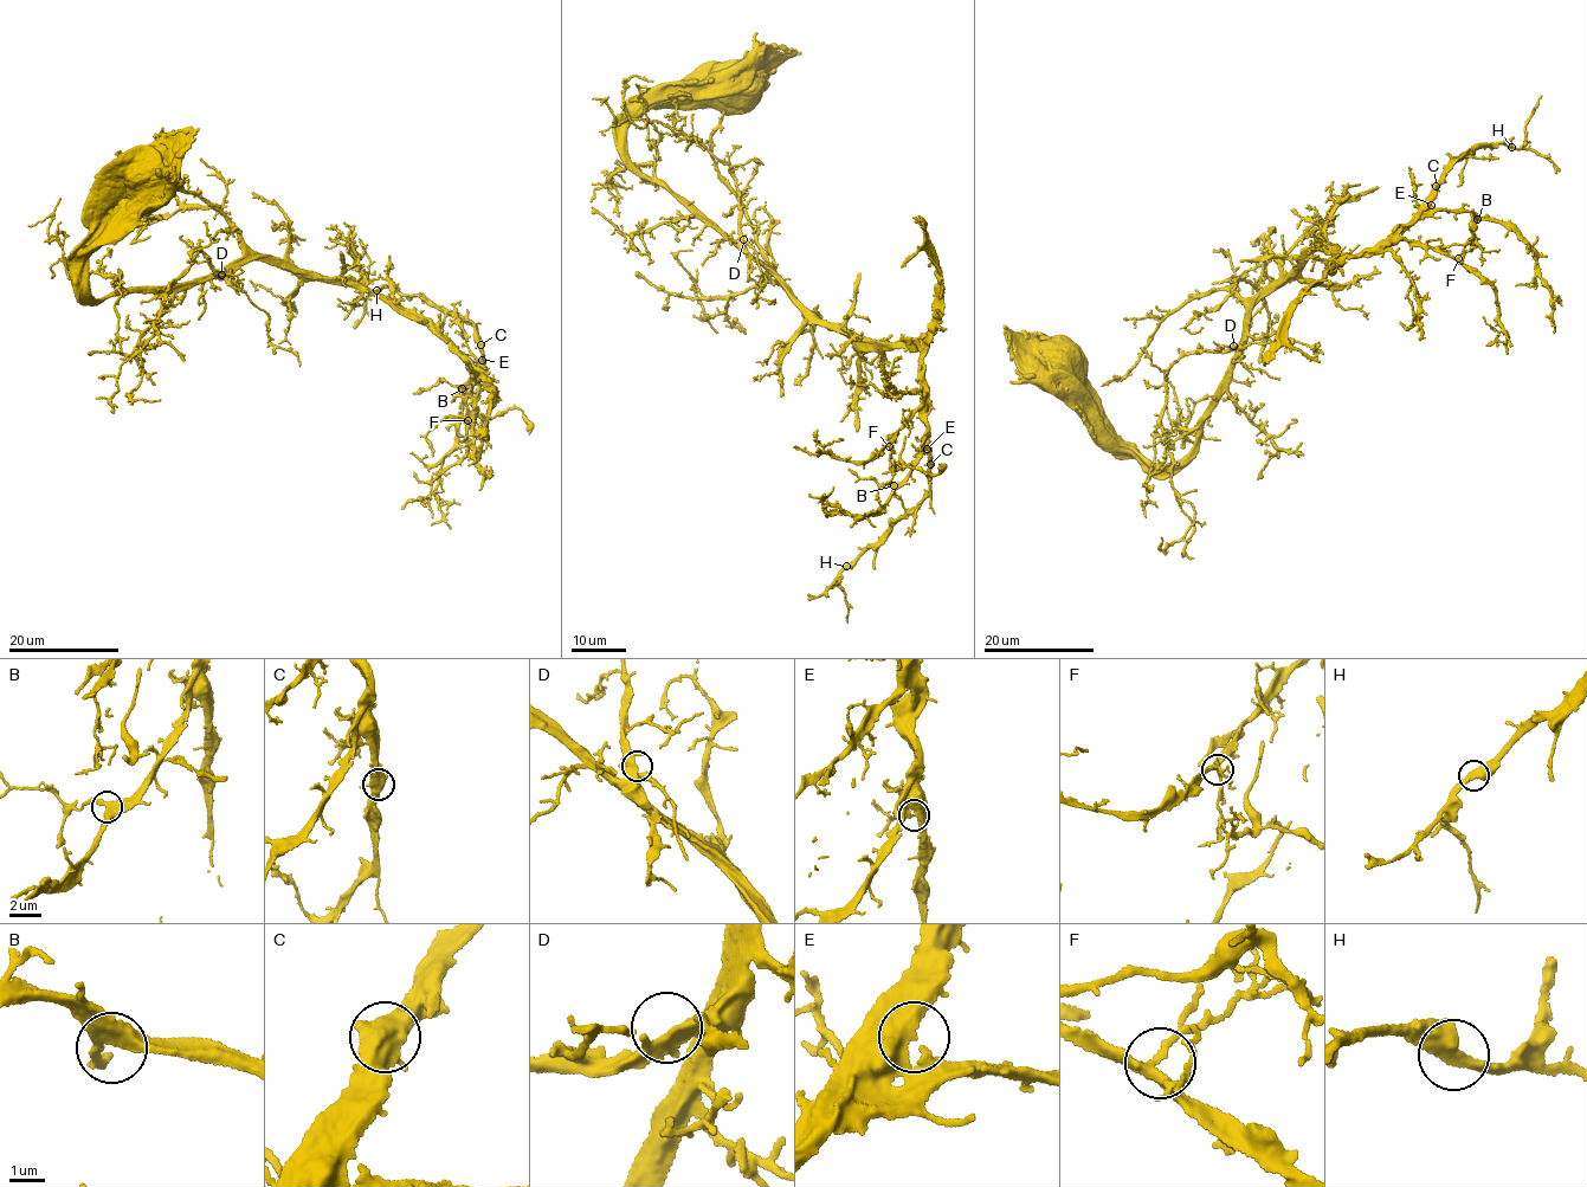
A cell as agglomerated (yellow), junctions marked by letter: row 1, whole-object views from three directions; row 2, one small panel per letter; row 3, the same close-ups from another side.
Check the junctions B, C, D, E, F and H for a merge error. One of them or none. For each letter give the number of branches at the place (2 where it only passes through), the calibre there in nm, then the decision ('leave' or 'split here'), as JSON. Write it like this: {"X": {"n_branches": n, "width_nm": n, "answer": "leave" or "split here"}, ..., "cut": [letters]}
{"B": {"n_branches": 3, "width_nm": 440, "answer": "leave"}, "C": {"n_branches": 2, "width_nm": 600, "answer": "leave"}, "D": {"n_branches": 2, "width_nm": 400, "answer": "leave"}, "E": {"n_branches": 1, "width_nm": 600, "answer": "leave"}, "F": {"n_branches": 3, "width_nm": 280, "answer": "leave"}, "H": {"n_branches": 2, "width_nm": 440, "answer": "leave"}, "cut": []}

